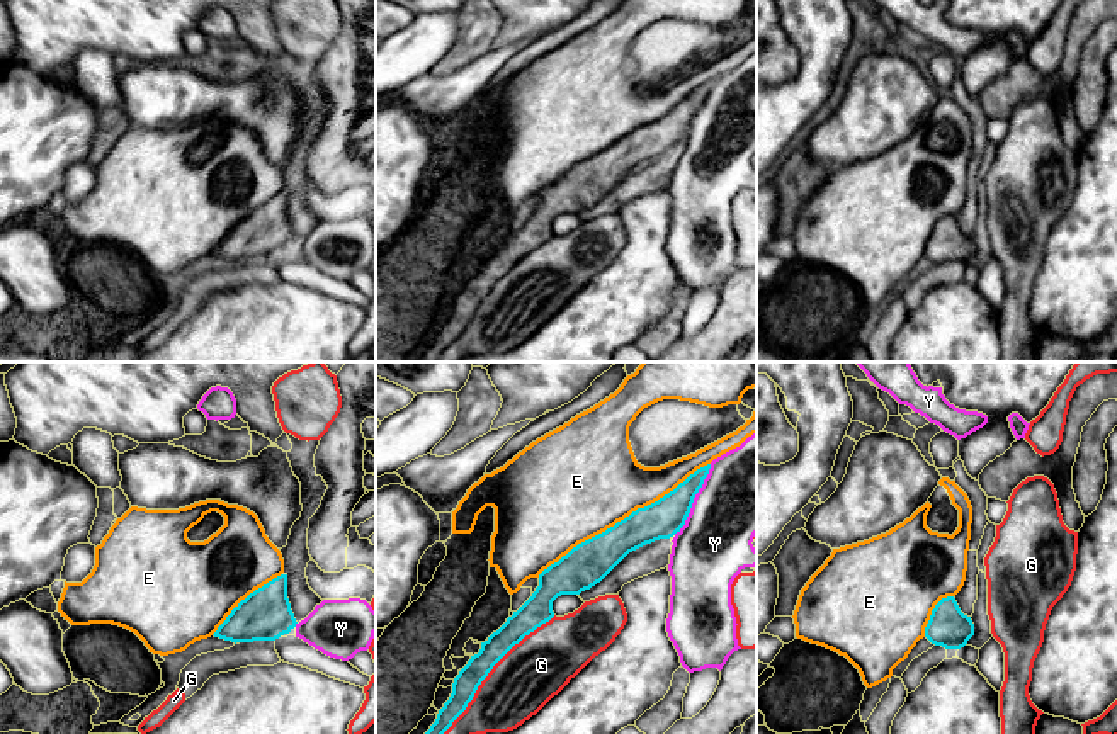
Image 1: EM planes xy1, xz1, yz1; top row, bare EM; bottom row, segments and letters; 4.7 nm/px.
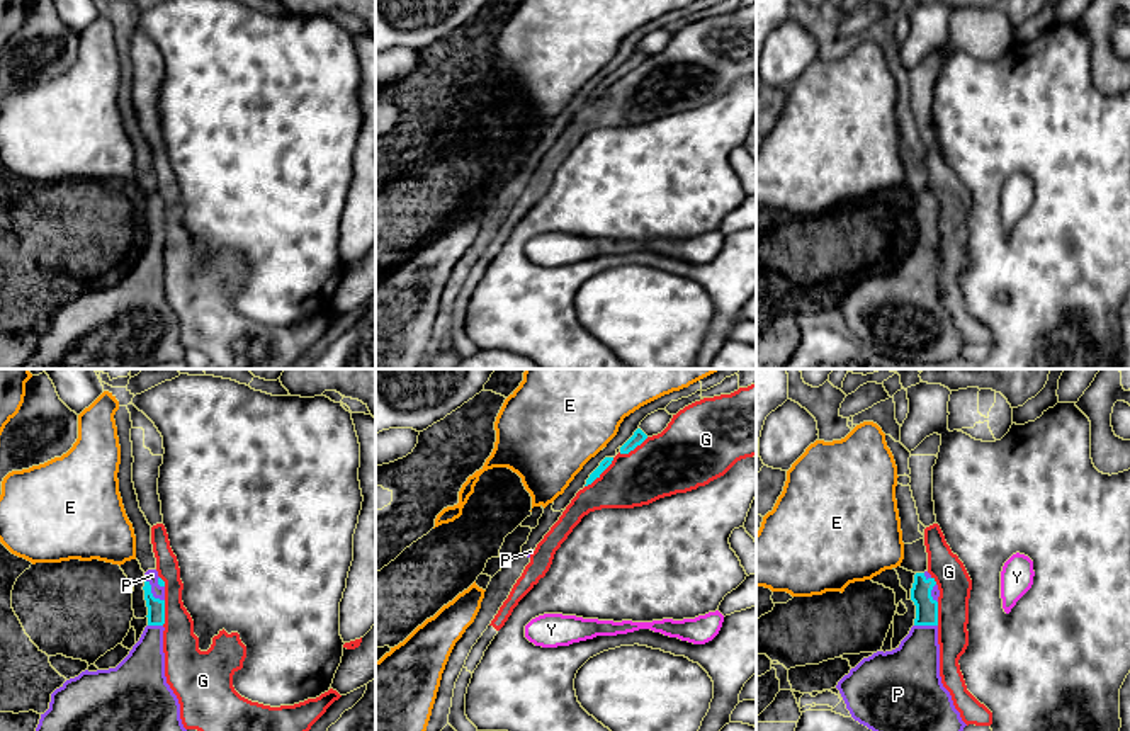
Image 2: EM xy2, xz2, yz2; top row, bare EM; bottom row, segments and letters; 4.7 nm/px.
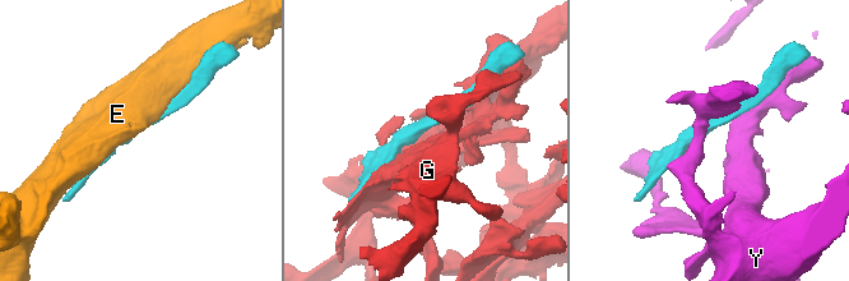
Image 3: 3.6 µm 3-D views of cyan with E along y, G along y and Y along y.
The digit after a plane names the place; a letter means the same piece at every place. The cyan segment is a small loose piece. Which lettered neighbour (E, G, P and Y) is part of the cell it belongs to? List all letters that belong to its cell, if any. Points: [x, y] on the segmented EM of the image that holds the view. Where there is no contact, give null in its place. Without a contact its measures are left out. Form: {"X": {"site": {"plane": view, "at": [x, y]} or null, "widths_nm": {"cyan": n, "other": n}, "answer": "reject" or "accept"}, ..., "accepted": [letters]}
{"E": {"site": {"plane": "xz1", "at": [624, 519]}, "widths_nm": {"cyan": 190, "other": 480}, "answer": "reject"}, "G": {"site": {"plane": "xz1", "at": [492, 668]}, "widths_nm": {"cyan": 120, "other": 300}, "answer": "reject"}, "P": {"site": {"plane": "xy2", "at": [152, 594]}, "widths_nm": {"cyan": 80, "other": 60}, "answer": "accept"}, "Y": {"site": {"plane": "xz1", "at": [692, 500]}, "widths_nm": {"cyan": 180, "other": 380}, "answer": "reject"}, "accepted": ["P"]}

